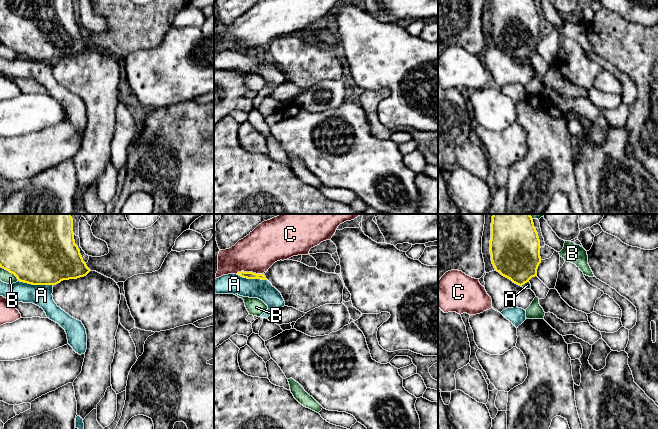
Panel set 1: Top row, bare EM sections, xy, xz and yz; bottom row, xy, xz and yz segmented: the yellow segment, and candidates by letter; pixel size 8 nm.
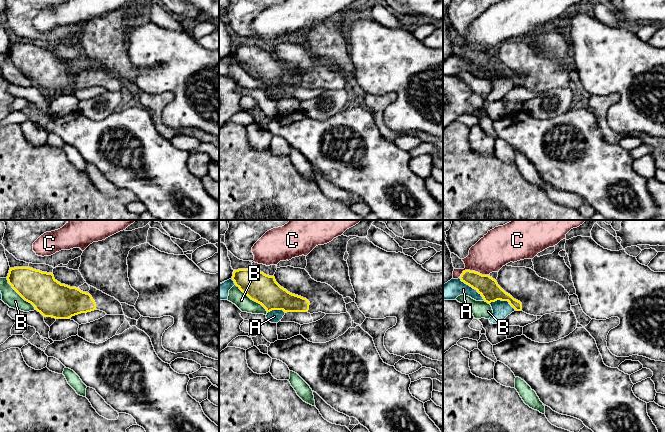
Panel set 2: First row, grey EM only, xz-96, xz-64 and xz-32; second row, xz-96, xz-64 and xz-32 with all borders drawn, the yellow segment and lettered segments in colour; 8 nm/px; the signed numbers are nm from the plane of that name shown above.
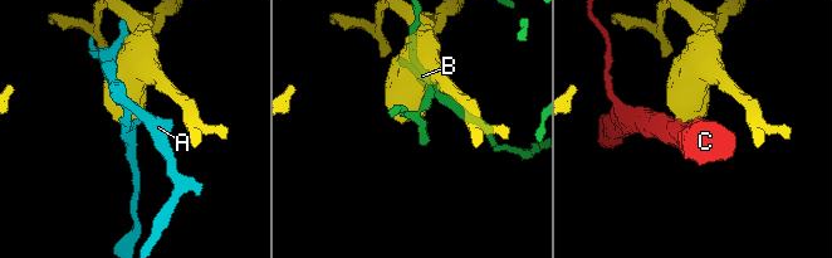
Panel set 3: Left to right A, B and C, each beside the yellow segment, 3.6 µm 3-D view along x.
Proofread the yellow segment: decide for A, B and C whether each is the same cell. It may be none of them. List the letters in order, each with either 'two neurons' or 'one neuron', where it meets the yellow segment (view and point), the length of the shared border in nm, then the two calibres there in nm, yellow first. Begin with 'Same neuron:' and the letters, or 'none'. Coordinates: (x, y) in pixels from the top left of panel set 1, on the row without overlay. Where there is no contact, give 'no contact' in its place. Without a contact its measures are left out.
Same neuron: none
A: two neurons; meets yellow in xy at (35, 60); contact 280 nm long; 500 nm thick on the yellow side, 180 nm on the other
B: two neurons; meets yellow in xy at (10, 48); contact 180 nm long; 480 nm thick on the yellow side, 100 nm on the other
C: two neurons; meets yellow in xz at (250, 48); contact 220 nm long; 60 nm thick on the yellow side, 320 nm on the other

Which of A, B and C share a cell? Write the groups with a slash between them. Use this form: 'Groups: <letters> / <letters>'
Groups: A / B / C

